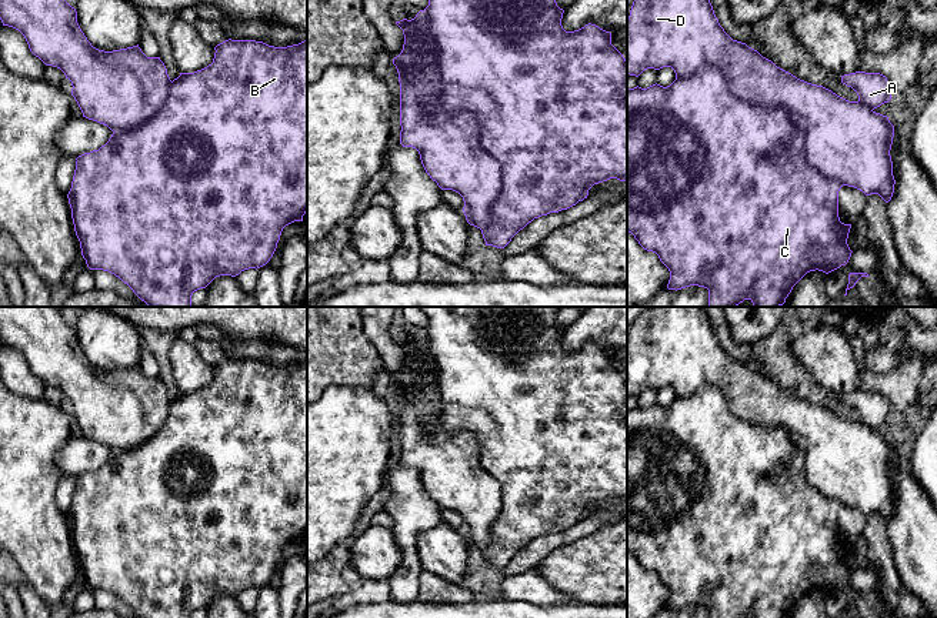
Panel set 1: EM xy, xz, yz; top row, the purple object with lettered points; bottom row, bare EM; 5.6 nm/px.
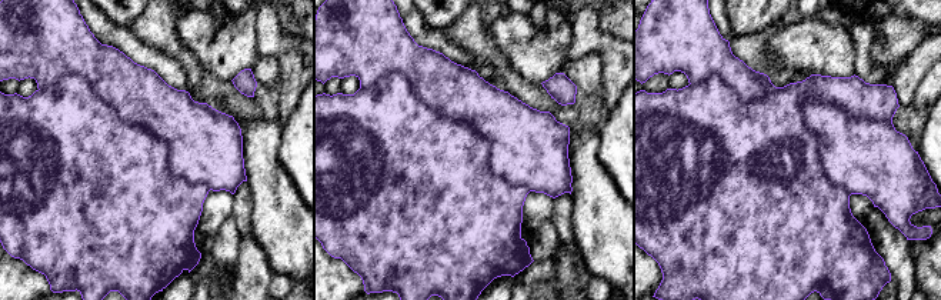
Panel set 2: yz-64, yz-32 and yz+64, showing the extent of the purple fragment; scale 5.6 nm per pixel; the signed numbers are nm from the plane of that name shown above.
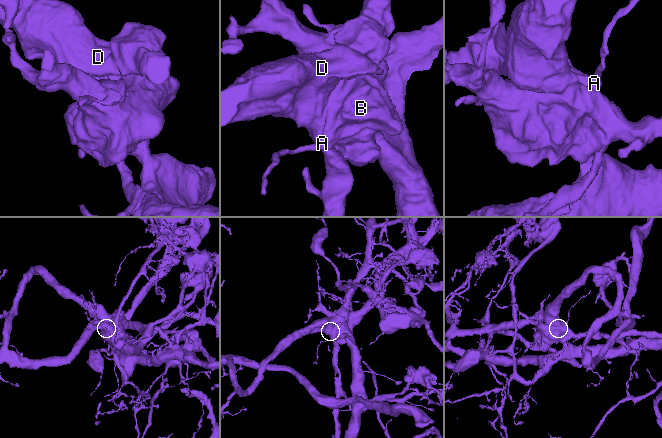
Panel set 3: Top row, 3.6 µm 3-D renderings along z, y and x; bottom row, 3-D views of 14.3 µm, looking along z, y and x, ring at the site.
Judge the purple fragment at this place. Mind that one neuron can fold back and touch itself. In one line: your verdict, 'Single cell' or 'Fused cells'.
Fused cells

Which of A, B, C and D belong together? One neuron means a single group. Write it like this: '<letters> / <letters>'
A B C / D

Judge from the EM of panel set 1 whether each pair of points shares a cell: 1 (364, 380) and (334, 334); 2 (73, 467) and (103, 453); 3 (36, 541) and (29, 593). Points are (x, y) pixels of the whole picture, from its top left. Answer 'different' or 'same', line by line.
1: same
2: same
3: different

